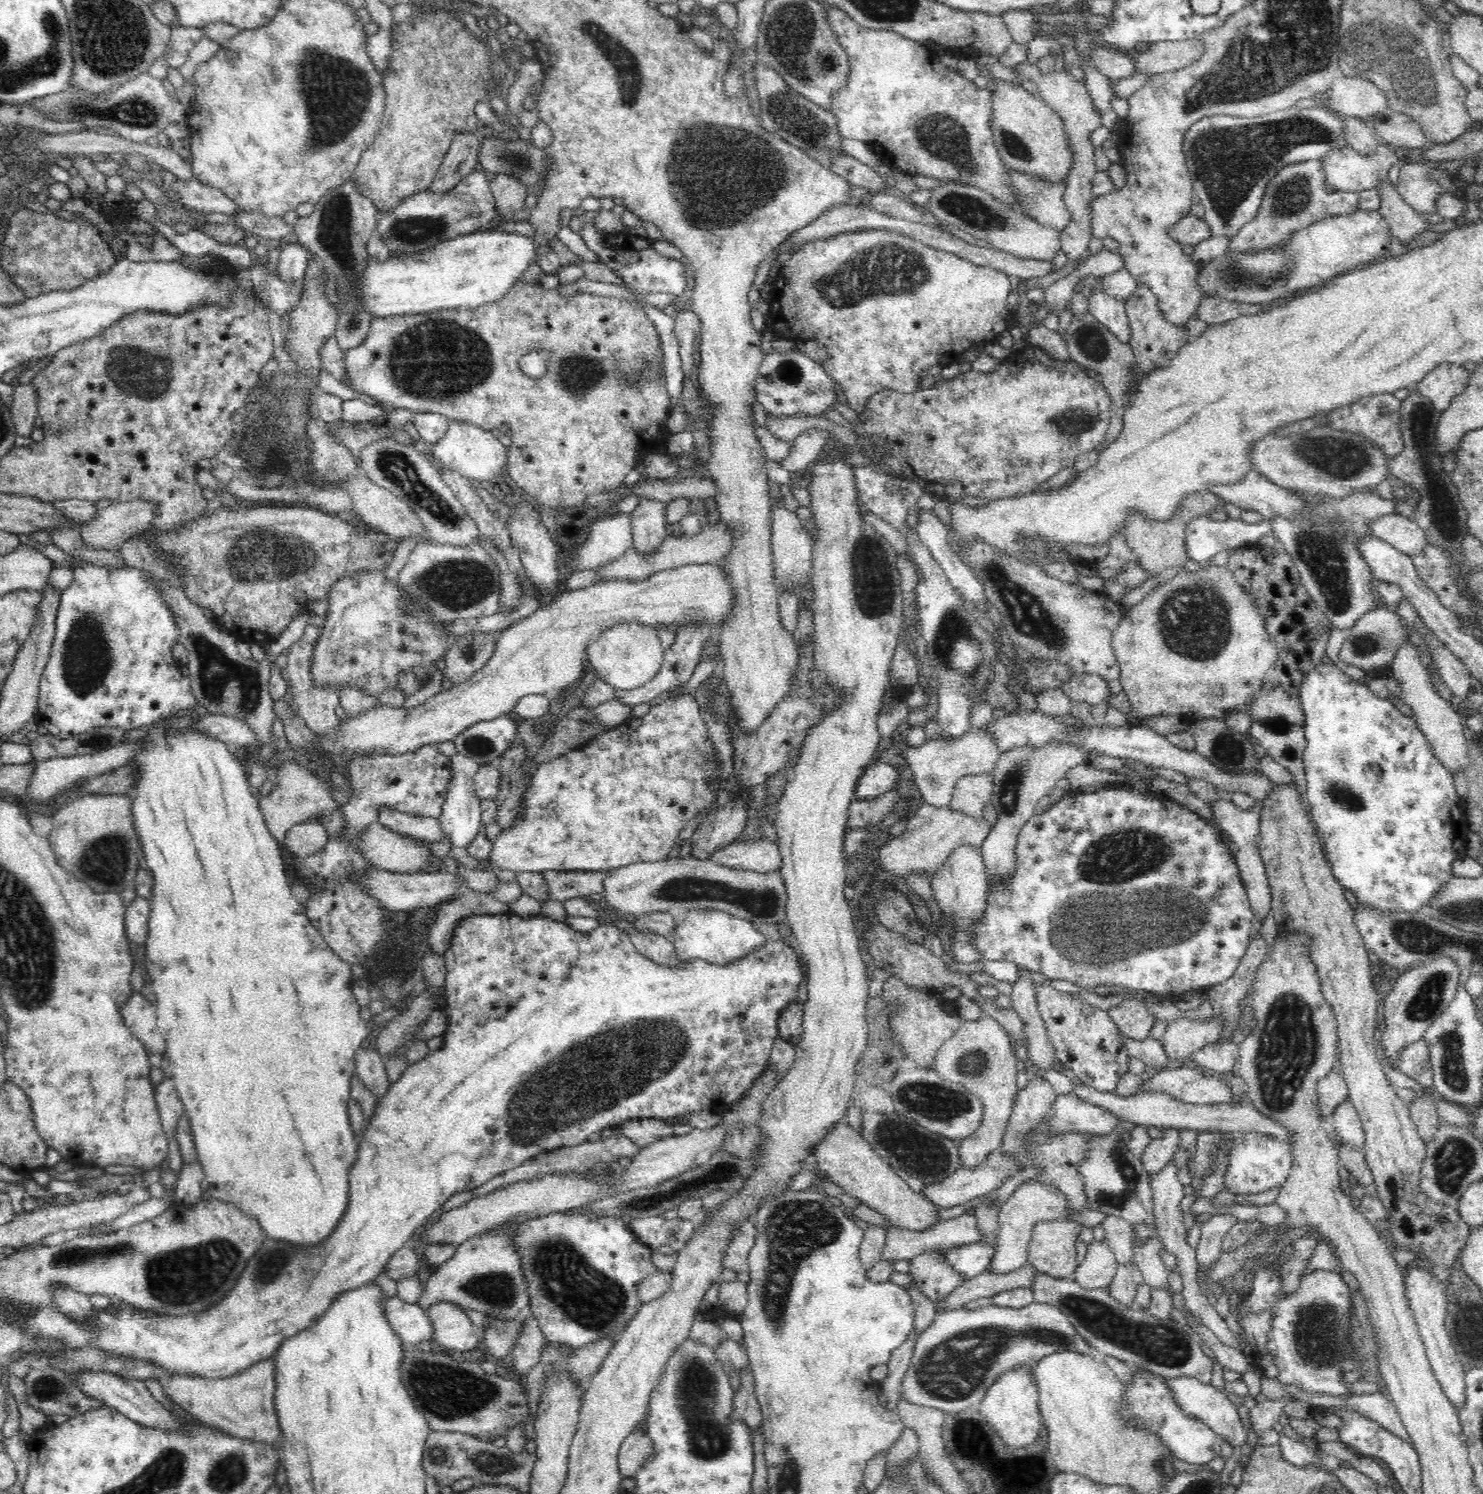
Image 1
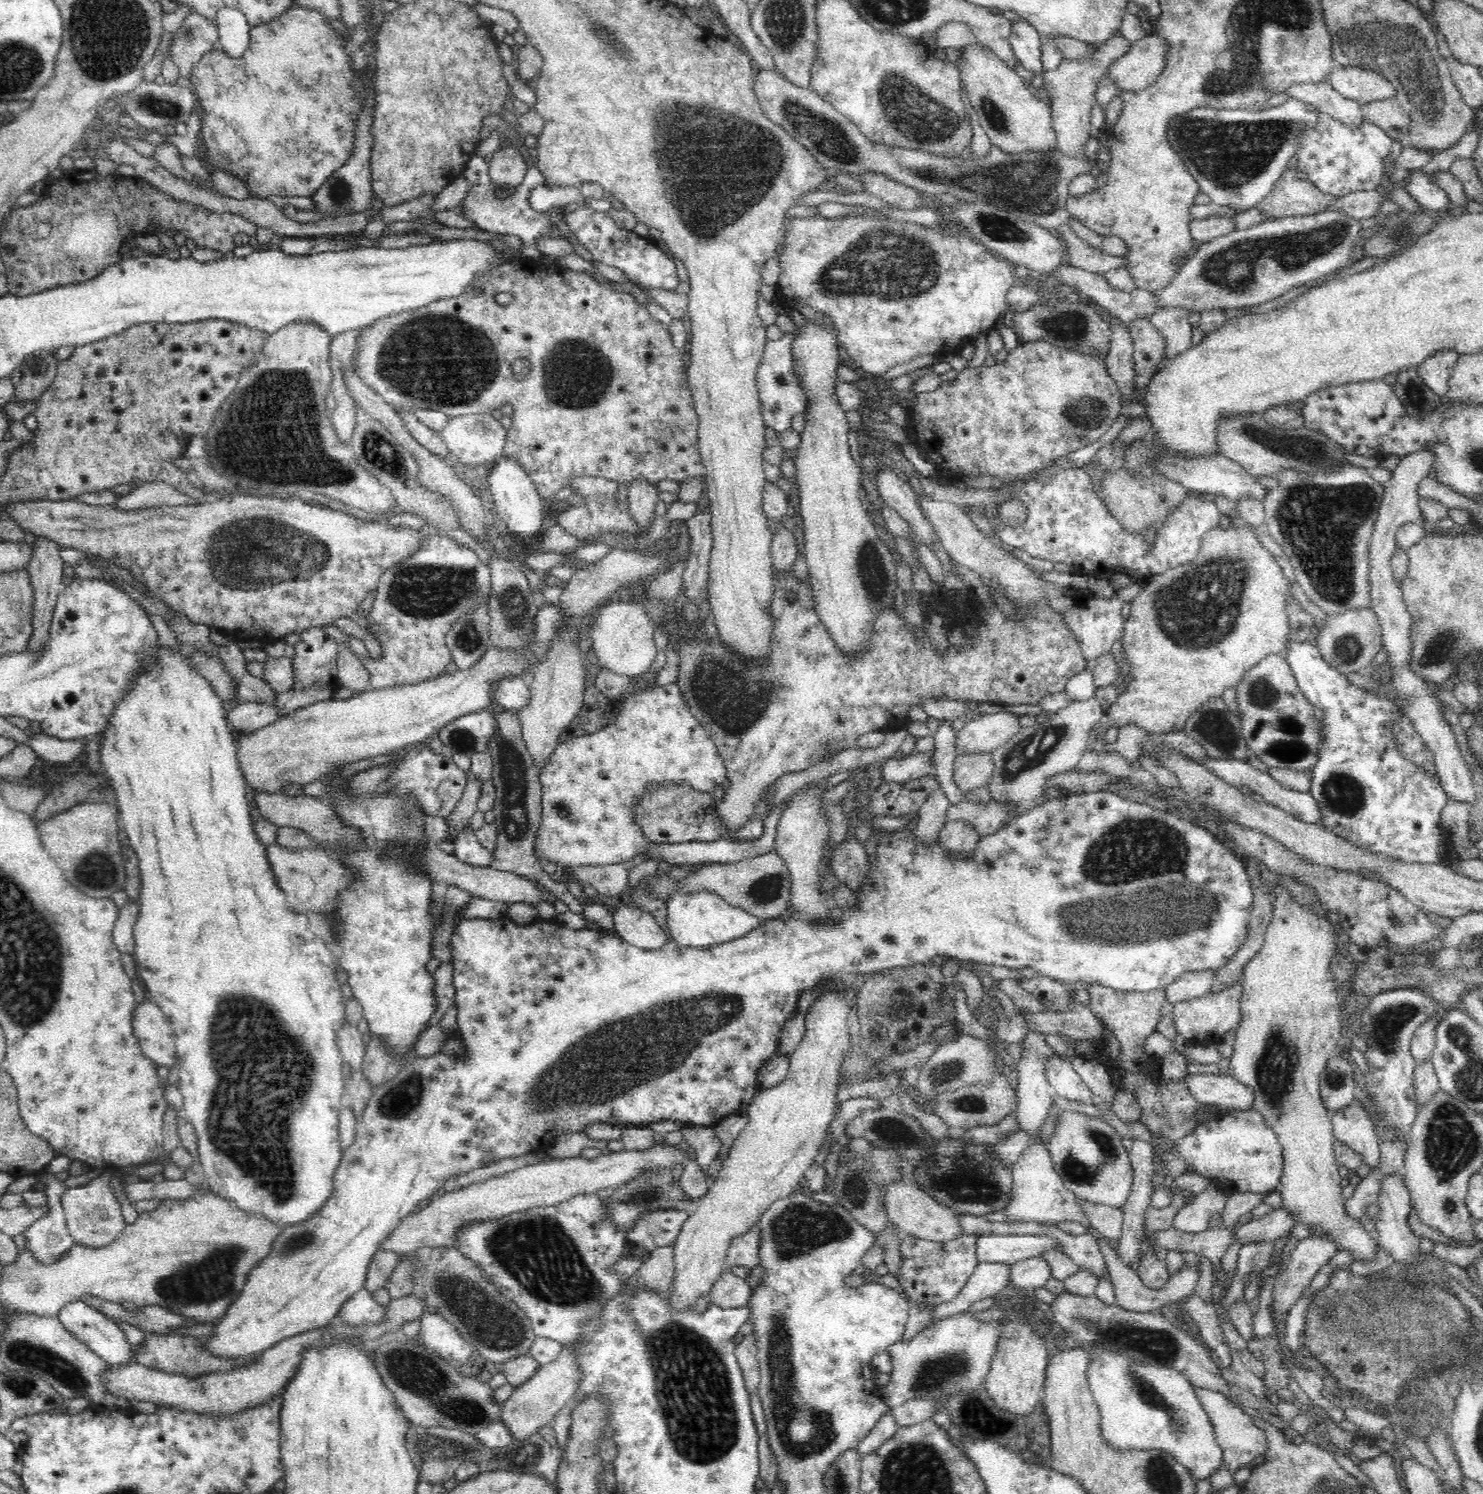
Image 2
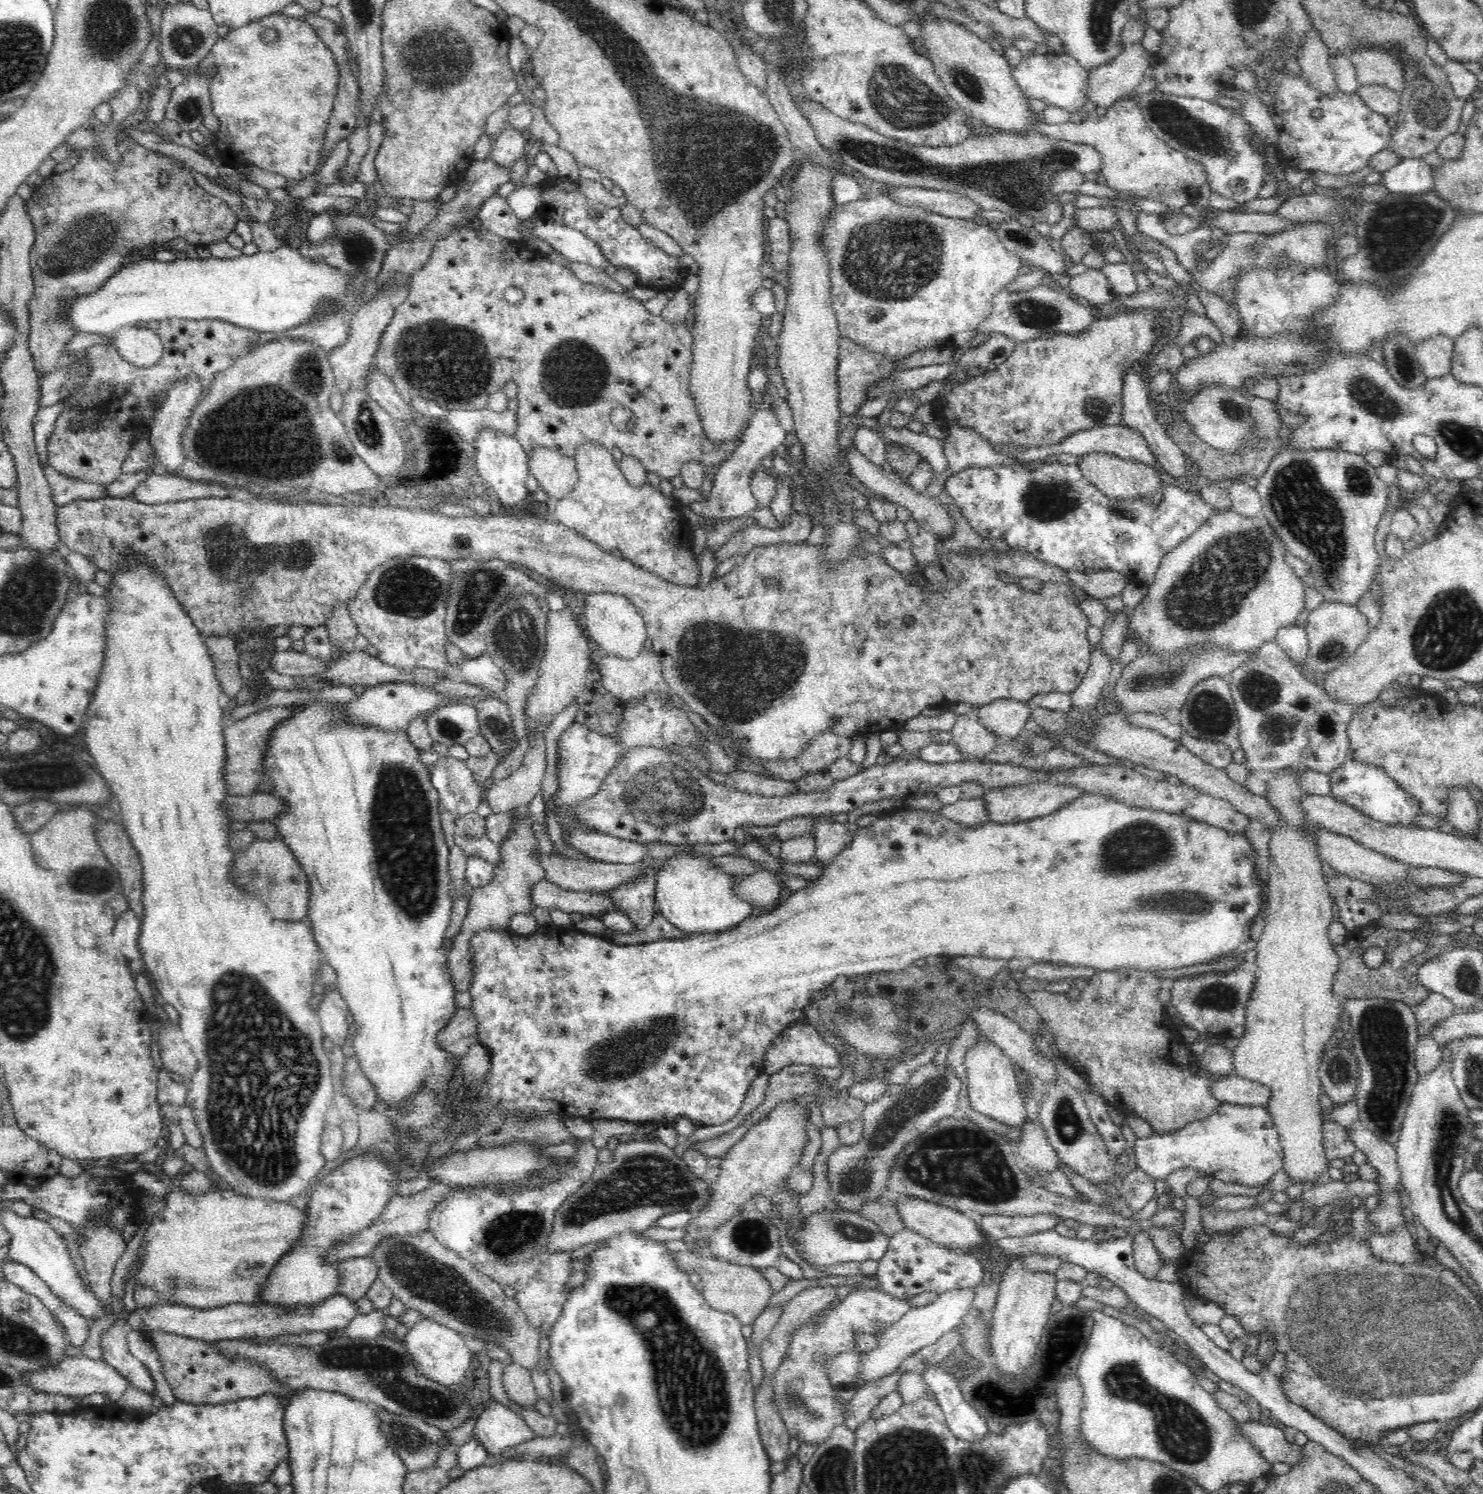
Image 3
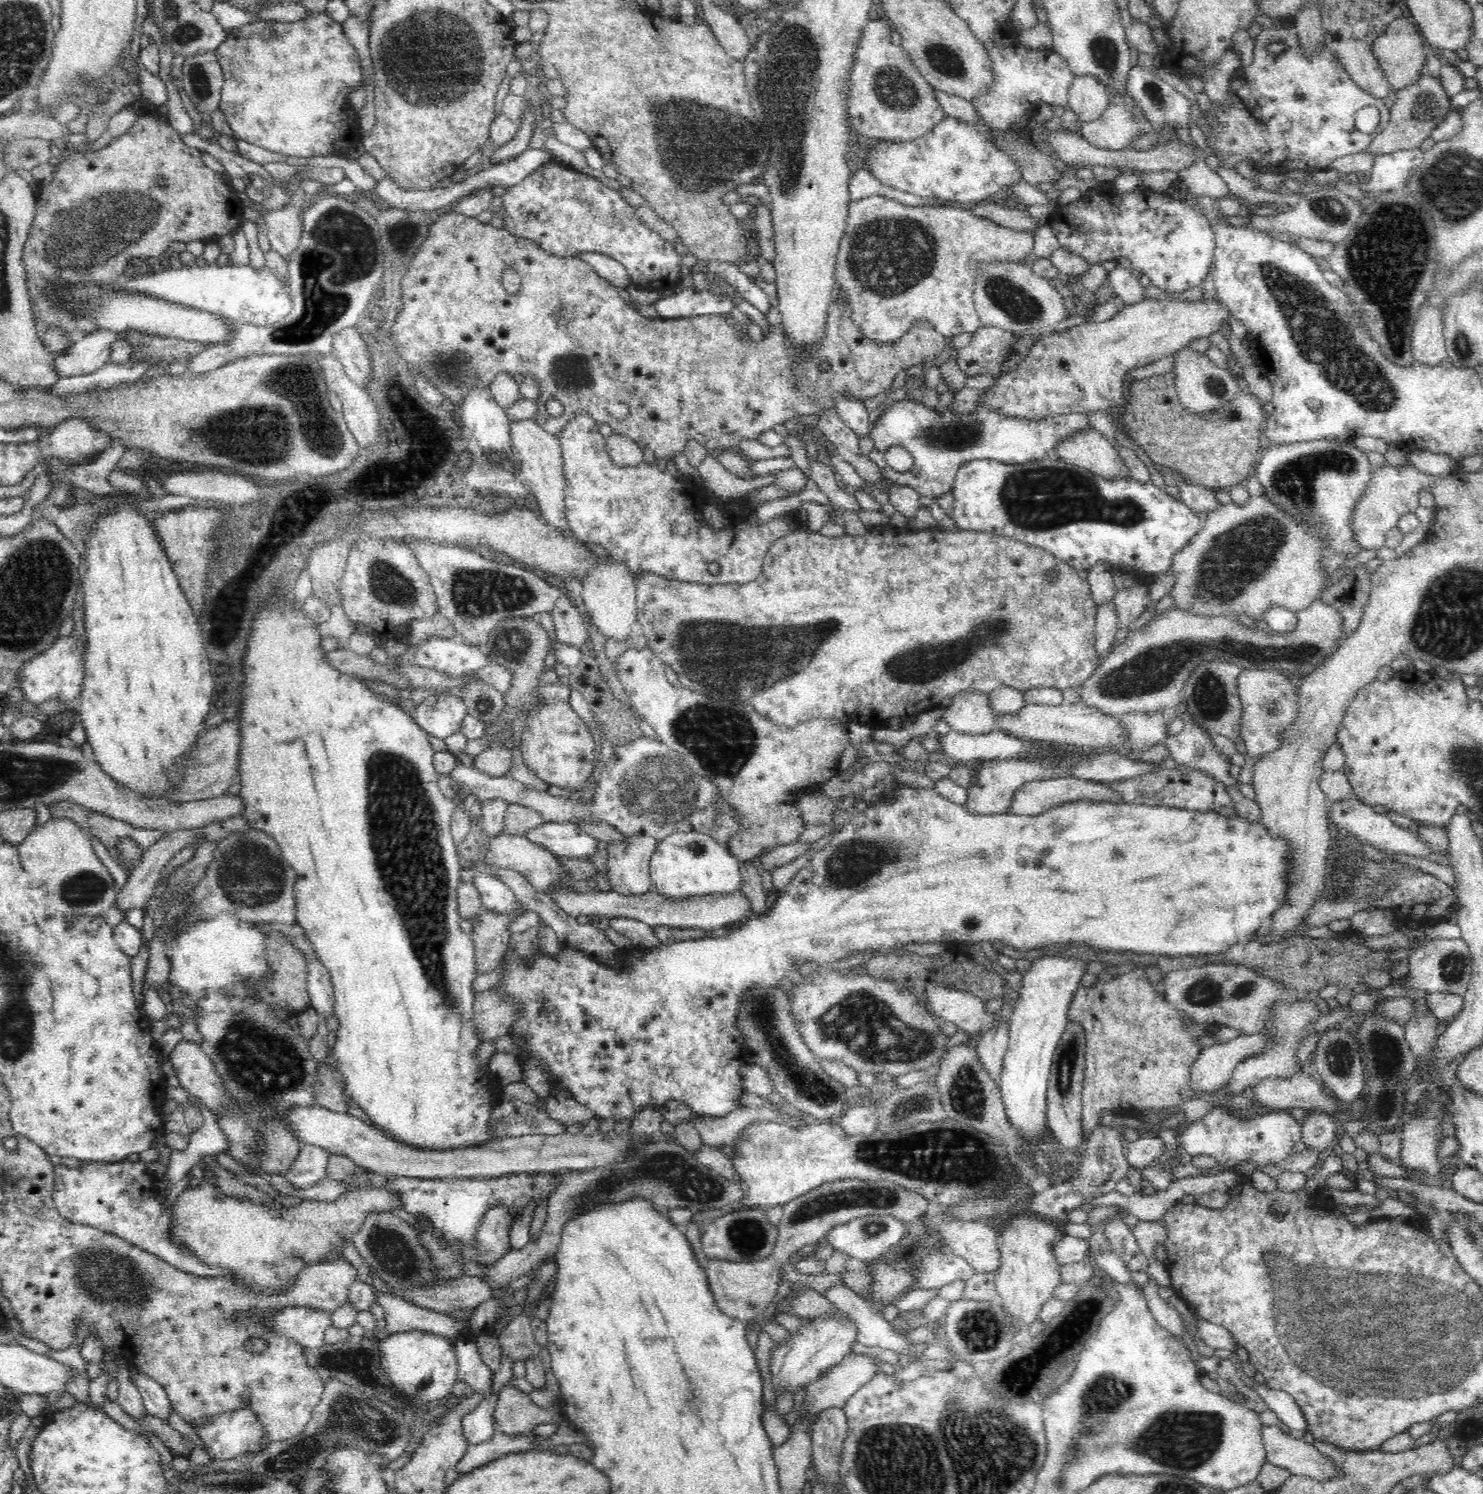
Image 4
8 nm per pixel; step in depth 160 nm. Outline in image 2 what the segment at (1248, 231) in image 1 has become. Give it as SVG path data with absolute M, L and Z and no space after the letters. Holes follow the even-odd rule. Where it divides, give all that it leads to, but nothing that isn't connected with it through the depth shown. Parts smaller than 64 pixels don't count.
M1297 158L1288 160L1288 168L1276 181L1270 195L1256 208L1269 219L1286 216L1310 216L1330 209L1338 200L1321 192L1313 182L1298 178Z

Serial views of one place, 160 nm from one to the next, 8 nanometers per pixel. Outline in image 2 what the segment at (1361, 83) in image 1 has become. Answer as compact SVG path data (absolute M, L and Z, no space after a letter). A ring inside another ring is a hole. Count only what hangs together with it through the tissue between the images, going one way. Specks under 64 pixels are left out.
M1350 66L1341 67L1340 70L1336 68L1329 80L1342 97L1360 106L1396 96L1396 89L1390 85L1390 81L1386 81L1382 74L1368 69Z

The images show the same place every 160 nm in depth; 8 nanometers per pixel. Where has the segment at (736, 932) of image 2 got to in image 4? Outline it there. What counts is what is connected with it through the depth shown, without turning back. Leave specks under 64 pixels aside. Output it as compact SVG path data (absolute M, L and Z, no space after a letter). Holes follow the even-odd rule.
M674 832L658 841L650 860L651 882L656 892L668 900L688 900L712 894L741 892L742 875L738 859L728 851L726 844L700 832Z

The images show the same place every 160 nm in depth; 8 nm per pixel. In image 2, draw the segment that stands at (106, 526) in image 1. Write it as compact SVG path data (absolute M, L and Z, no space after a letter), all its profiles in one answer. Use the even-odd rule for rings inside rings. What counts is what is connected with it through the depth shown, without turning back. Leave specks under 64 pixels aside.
M150 482L138 485L126 495L118 496L113 505L118 510L140 510L154 506L190 505L192 499L170 484Z

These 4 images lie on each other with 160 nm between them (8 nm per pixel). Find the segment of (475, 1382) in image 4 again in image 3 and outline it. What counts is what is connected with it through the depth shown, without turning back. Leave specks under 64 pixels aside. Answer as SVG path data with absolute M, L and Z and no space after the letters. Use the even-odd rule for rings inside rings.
M490 1398L486 1410L476 1417L473 1437L496 1459L512 1446L535 1437L533 1430L517 1412Z

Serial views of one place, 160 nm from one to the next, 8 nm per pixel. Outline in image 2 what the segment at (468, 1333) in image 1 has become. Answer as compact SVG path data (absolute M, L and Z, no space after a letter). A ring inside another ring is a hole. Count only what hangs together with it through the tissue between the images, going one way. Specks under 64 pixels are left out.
M425 1313L421 1317L420 1334L424 1340L421 1344L452 1364L466 1363L474 1352L454 1323L448 1322L442 1313Z

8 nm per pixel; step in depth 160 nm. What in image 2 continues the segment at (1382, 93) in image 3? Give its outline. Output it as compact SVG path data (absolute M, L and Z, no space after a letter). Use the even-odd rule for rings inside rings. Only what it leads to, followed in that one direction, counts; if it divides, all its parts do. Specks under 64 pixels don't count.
M1395 97L1376 100L1361 107L1364 119L1368 123L1374 123L1390 138L1400 141L1403 146L1410 145L1410 116Z

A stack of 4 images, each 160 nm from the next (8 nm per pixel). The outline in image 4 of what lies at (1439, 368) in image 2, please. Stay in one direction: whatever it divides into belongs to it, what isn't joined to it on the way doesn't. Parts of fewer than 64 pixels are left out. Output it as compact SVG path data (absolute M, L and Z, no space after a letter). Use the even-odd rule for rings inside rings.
M1422 308L1418 322L1414 322L1412 336L1412 354L1414 360L1438 366L1447 358L1445 346L1443 313L1436 308Z

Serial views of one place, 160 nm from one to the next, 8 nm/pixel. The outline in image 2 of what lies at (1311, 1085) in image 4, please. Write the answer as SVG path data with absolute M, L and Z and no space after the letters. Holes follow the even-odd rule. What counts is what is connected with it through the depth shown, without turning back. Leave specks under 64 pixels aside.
M1230 1072L1226 1074L1188 1074L1183 1079L1184 1083L1188 1085L1188 1091L1190 1095L1198 1102L1205 1102L1205 1104L1214 1104L1218 1106L1220 1110L1246 1110L1250 1109L1254 1102L1254 1091L1250 1087L1240 1083L1234 1079Z

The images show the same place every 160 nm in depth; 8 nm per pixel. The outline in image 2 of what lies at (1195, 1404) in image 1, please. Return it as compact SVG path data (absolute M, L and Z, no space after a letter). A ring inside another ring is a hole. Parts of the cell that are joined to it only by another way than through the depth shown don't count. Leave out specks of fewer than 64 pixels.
M1195 1387L1195 1393L1212 1421L1216 1440L1223 1450L1223 1462L1231 1474L1234 1474L1235 1470L1240 1467L1248 1466L1248 1463L1256 1456L1262 1454L1265 1456L1269 1443L1265 1431L1256 1427L1250 1415L1236 1407L1230 1400L1229 1394L1200 1387Z

